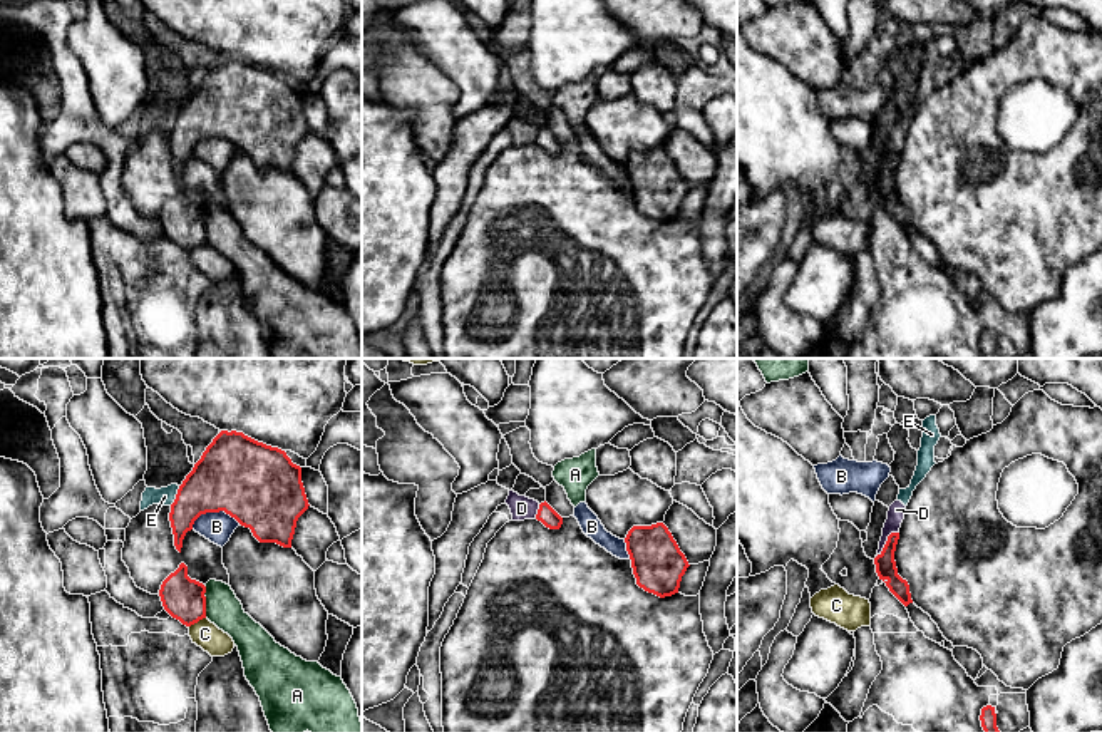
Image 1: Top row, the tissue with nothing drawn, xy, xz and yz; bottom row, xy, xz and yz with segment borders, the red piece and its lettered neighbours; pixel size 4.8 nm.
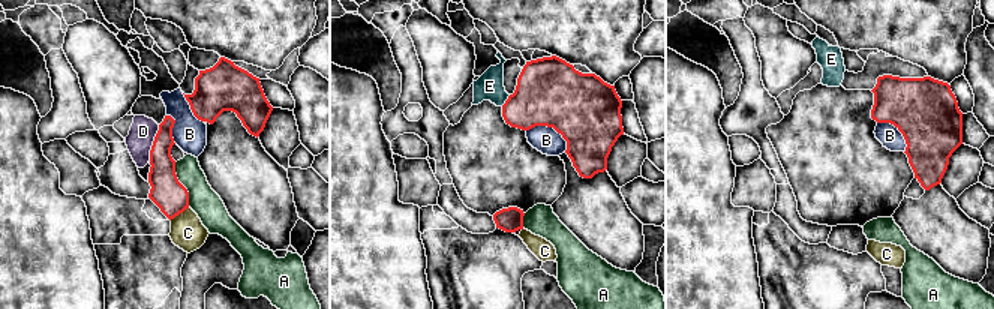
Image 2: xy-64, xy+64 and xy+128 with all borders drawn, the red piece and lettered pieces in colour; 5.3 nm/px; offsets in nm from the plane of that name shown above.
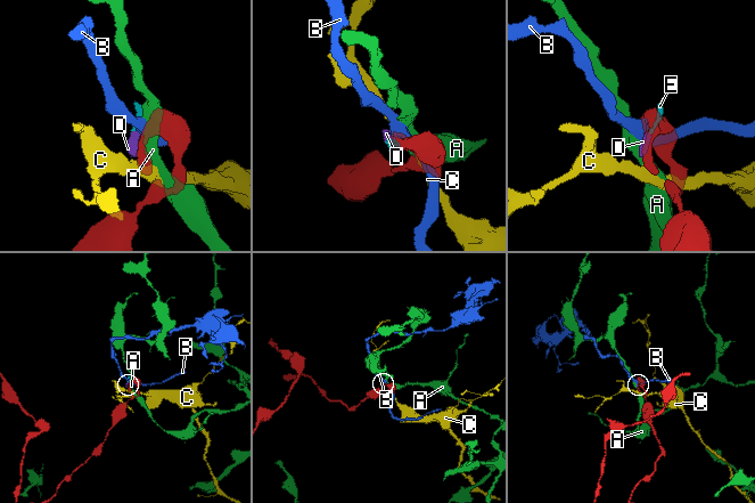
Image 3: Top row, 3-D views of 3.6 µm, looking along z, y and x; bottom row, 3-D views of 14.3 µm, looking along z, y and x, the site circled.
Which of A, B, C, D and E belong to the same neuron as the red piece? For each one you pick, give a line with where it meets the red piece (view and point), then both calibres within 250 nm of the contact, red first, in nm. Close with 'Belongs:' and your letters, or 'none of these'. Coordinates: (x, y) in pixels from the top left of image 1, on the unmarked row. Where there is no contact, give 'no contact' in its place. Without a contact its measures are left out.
Belongs: none of these

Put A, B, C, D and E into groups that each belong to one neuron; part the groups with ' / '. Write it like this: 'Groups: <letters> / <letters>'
Groups: A / B / C / D E

